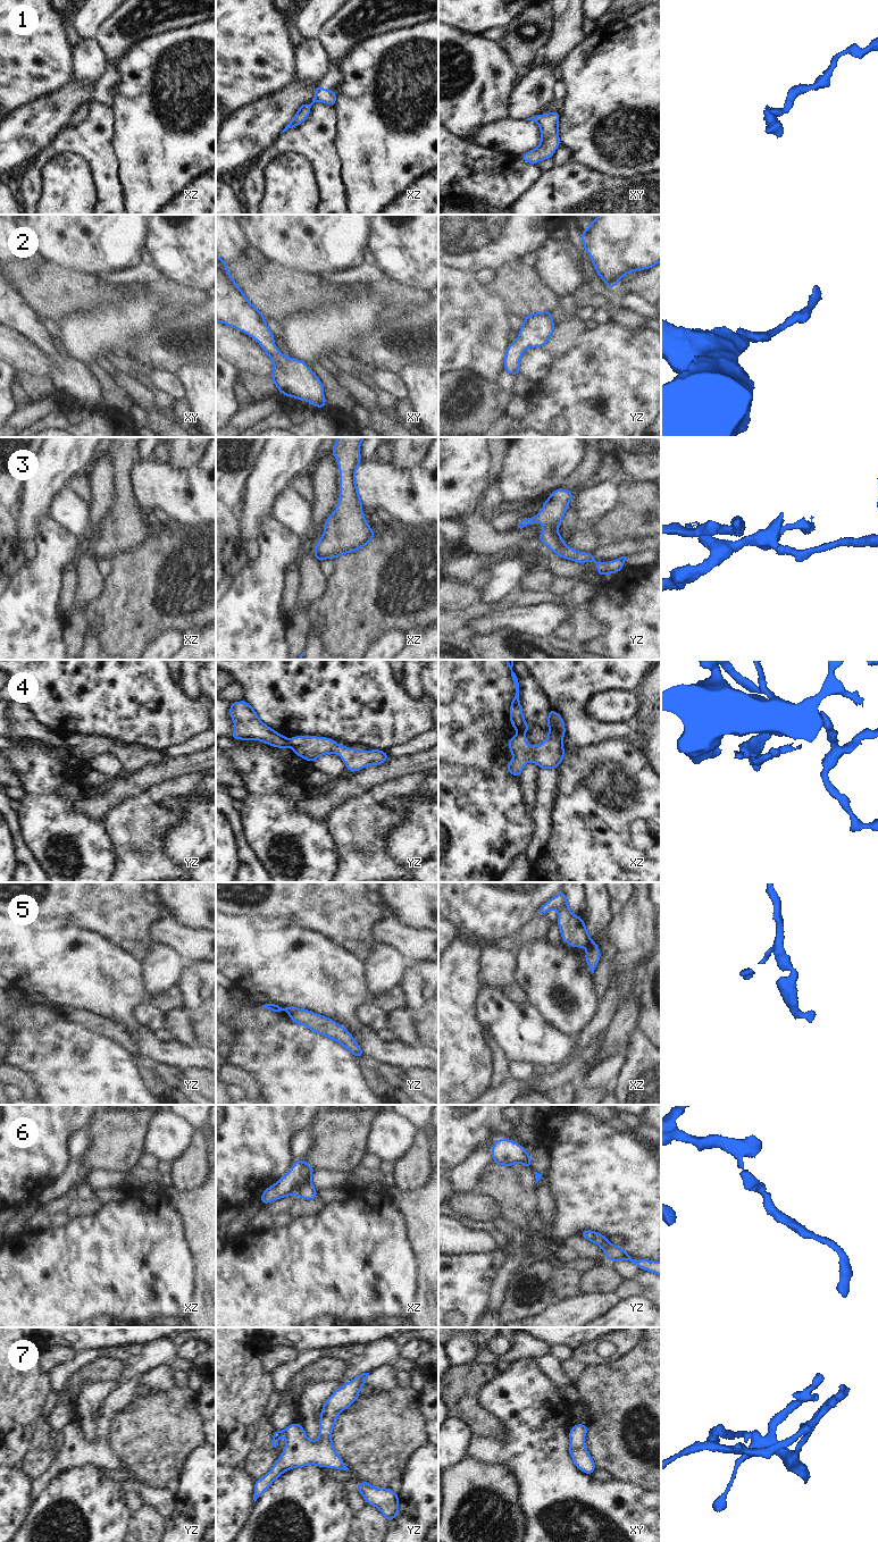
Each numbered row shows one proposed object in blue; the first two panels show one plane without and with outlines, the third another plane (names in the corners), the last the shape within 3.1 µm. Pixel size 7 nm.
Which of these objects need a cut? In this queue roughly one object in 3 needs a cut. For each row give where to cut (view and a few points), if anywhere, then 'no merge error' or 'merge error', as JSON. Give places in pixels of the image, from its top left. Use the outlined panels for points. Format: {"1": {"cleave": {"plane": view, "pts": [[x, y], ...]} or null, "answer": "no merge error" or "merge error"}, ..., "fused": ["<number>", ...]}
{"1": {"cleave": null, "answer": "no merge error"}, "2": {"cleave": null, "answer": "no merge error"}, "3": {"cleave": null, "answer": "no merge error"}, "4": {"cleave": {"plane": "yz", "pts": [[287, 739], [290, 746]]}, "answer": "merge error"}, "5": {"cleave": {"plane": "xz", "pts": [[591, 940], [586, 947]]}, "answer": "merge error"}, "6": {"cleave": null, "answer": "no merge error"}, "7": {"cleave": null, "answer": "no merge error"}, "fused": ["4", "5"]}

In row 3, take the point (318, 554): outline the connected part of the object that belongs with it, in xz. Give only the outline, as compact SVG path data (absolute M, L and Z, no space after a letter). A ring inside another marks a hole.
M337 437L332 453L335 455L340 470L340 498L334 512L327 517L324 534L315 545L315 558L320 562L325 559L337 559L342 554L353 553L367 546L376 536L362 513L362 502L356 484L356 471L361 462L360 444L366 437Z

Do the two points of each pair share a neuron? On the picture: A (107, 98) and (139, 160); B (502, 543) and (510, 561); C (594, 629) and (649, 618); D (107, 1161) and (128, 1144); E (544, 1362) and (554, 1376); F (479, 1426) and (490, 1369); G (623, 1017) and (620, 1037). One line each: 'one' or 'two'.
A: two
B: two
C: two
D: one
E: one
F: one
G: one

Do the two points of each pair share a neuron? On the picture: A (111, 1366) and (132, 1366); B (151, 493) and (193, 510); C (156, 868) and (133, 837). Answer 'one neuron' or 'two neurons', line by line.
A: two neurons
B: one neuron
C: one neuron

